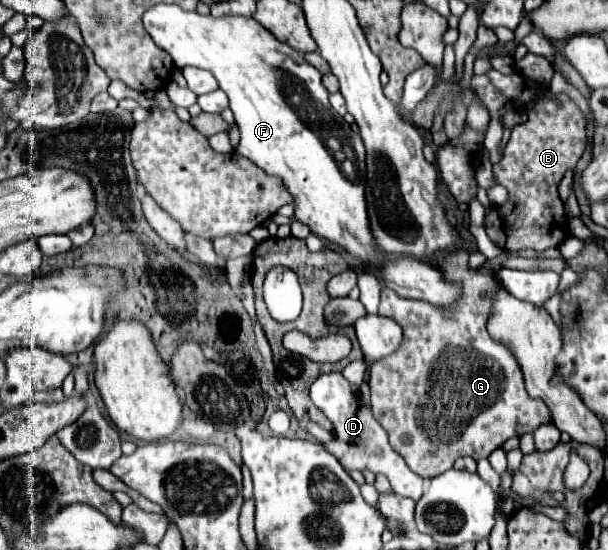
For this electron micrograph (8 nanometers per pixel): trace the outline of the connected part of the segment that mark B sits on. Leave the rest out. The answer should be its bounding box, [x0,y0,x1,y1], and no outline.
[484,95,586,253]

